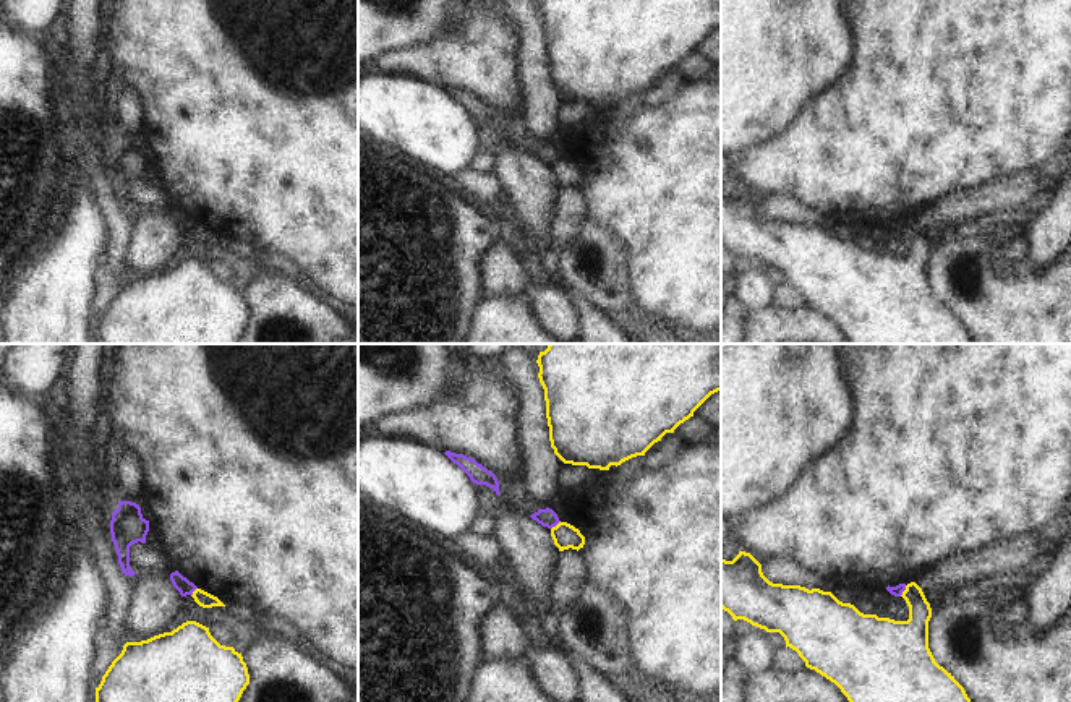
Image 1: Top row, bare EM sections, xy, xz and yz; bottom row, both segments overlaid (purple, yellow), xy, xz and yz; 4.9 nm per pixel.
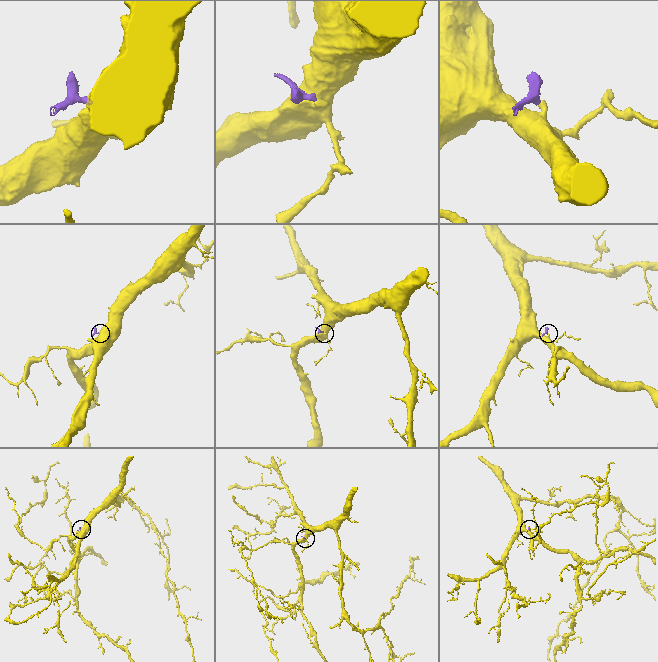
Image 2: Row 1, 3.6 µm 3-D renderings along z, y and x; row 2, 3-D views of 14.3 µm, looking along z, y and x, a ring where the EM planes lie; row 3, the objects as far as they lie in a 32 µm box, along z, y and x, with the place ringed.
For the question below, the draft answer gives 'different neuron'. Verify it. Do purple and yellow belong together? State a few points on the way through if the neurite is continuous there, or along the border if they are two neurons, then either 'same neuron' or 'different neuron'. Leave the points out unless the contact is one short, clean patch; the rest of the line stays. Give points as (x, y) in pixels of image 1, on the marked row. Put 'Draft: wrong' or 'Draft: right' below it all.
along yz (906, 586), (900, 595) | different neuron
Draft: right

